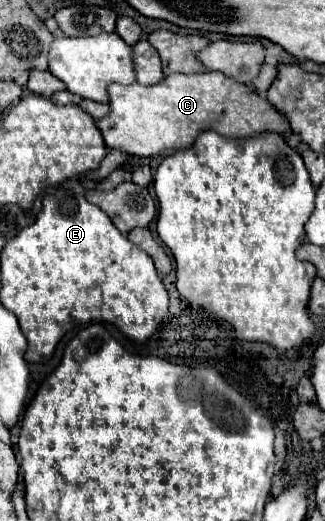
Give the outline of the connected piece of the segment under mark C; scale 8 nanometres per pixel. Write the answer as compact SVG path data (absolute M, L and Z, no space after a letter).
M199 72L199 74L171 74L165 76L161 82L153 86L141 86L141 84L111 84L107 88L109 92L109 114L97 120L97 128L103 134L103 140L107 148L115 148L121 152L127 152L131 156L155 156L165 150L183 150L193 146L195 138L203 130L221 130L227 138L247 138L255 136L259 132L279 132L285 134L289 130L287 120L257 92L251 92L245 84L239 84L221 72Z

